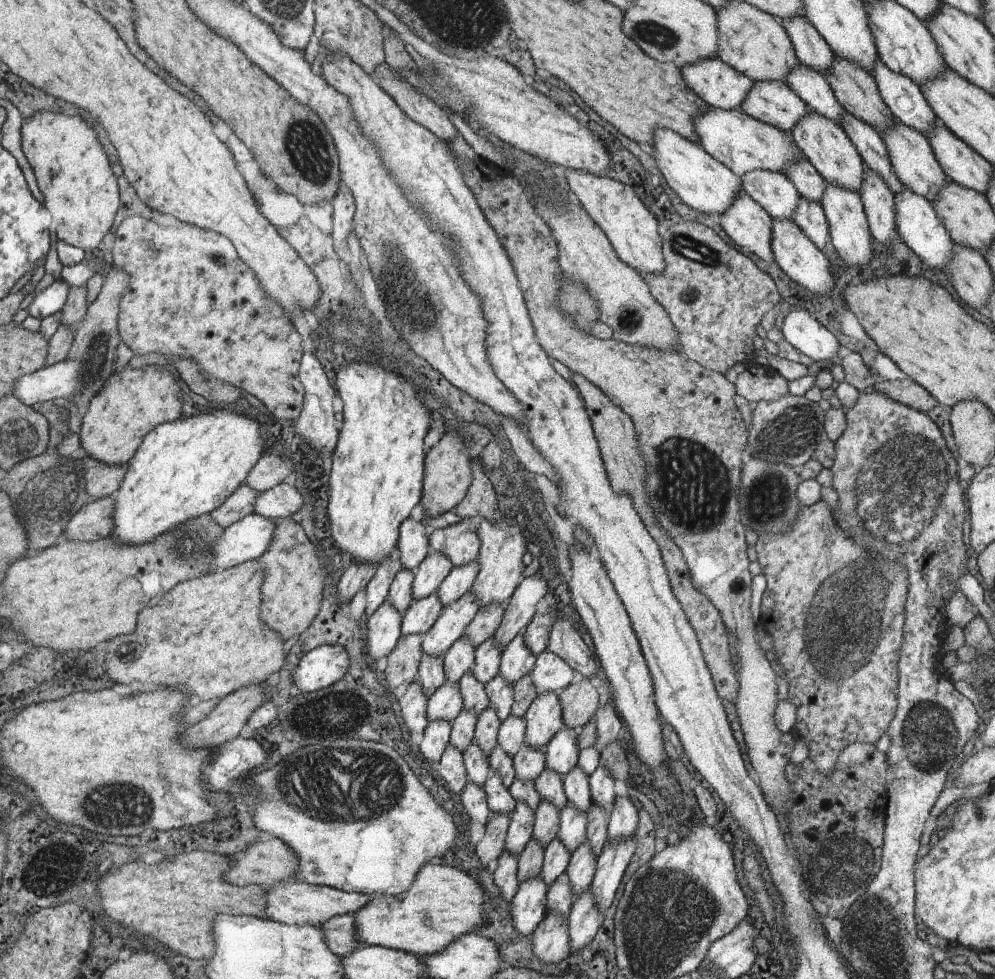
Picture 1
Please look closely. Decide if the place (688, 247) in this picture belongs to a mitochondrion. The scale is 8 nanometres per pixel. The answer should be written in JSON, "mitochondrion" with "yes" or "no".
{"mitochondrion":"yes"}

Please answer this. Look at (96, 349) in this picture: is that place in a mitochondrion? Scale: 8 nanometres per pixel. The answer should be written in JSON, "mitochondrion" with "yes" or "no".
{"mitochondrion":"yes"}

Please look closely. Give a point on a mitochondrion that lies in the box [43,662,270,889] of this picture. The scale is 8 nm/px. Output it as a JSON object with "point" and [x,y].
{"point":[118,803]}

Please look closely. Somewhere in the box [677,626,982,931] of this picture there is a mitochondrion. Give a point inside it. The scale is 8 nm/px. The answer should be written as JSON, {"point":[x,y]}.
{"point":[928,736]}

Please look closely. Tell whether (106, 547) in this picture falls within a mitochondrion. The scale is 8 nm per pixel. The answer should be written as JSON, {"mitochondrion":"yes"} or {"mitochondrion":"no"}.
{"mitochondrion":"no"}

